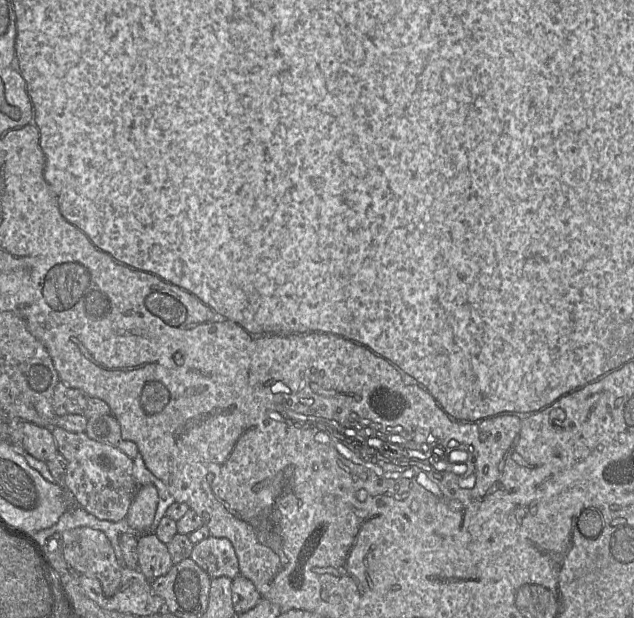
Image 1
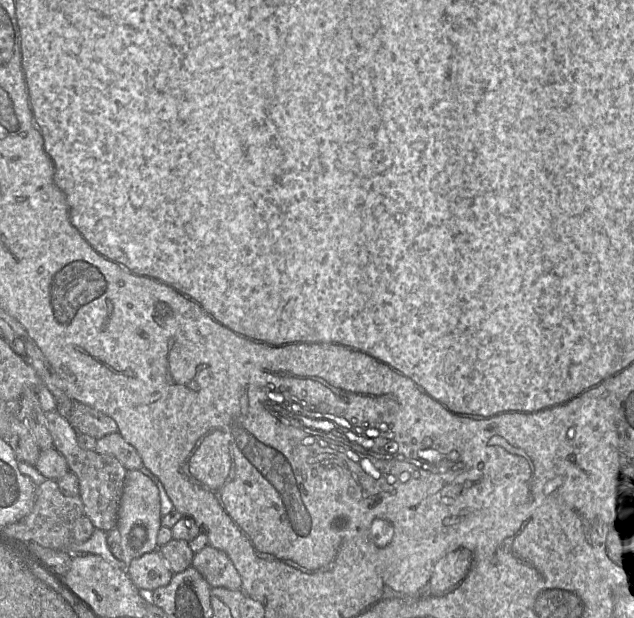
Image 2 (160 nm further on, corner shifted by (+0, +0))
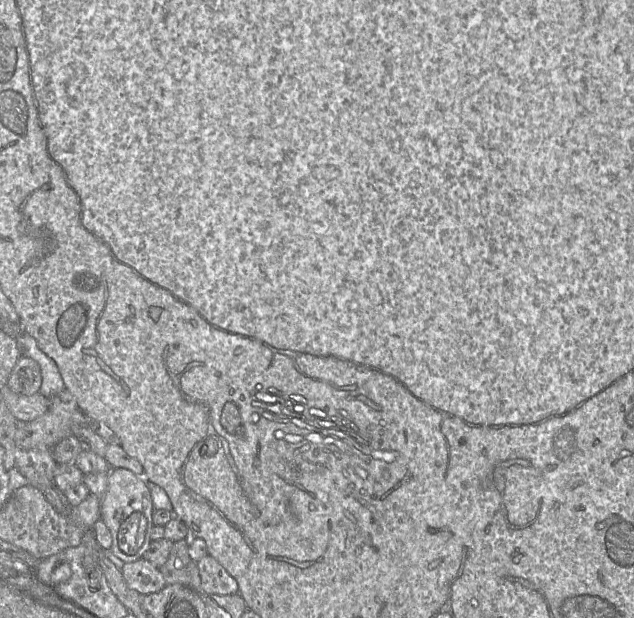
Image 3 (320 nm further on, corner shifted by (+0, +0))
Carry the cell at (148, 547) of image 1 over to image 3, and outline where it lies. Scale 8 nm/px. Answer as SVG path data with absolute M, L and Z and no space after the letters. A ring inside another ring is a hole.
M143 558L125 563L122 572L128 586L144 596L158 593L167 586L160 569Z

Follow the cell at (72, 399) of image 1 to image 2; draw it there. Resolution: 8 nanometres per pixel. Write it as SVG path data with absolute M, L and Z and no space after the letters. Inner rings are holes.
M73 401L67 420L77 434L84 433L97 440L119 431L111 417L78 401Z

